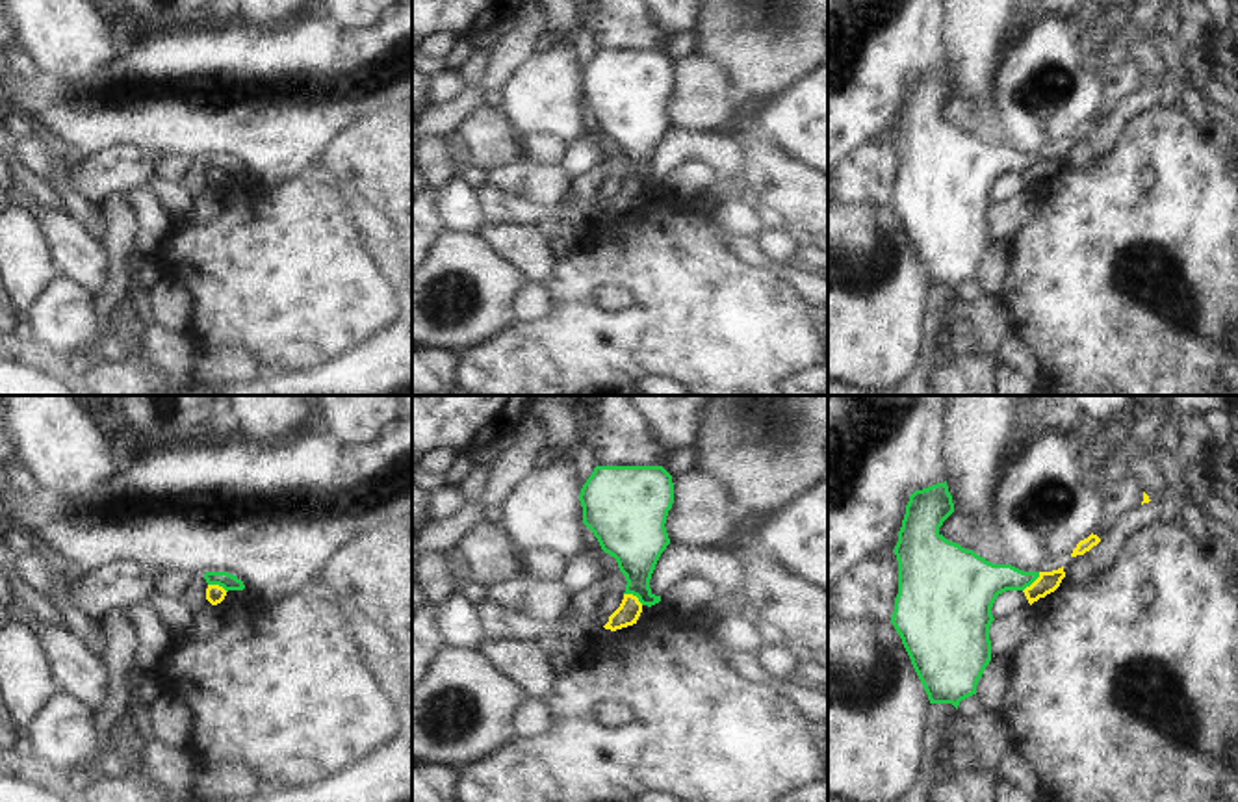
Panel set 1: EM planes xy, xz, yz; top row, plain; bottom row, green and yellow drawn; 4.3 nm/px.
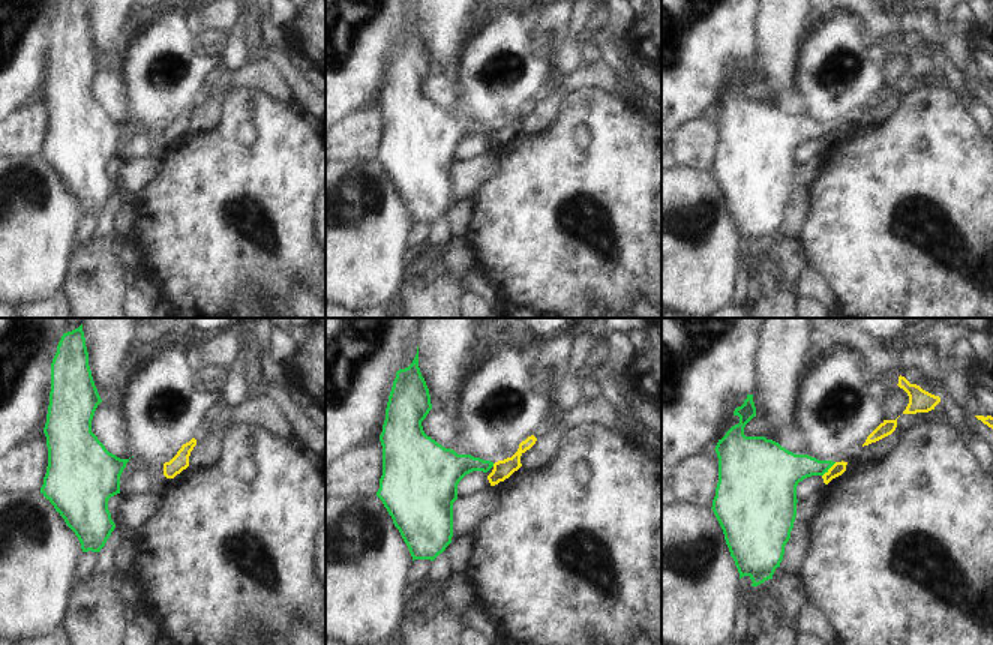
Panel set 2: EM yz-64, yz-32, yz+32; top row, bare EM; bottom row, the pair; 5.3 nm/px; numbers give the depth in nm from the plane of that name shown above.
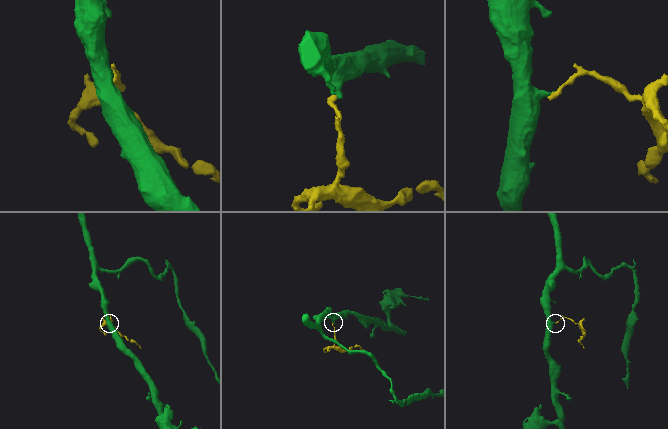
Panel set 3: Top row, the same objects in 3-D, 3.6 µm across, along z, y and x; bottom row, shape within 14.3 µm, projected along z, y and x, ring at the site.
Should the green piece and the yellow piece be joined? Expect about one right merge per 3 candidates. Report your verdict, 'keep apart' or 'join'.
keep apart

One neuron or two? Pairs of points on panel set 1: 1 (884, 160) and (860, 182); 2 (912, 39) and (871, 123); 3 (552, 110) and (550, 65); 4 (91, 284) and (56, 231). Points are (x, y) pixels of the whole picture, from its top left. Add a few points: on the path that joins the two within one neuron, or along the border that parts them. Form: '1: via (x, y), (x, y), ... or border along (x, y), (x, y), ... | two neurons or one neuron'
1: via (878, 166), (865, 179) | one neuron
2: via (891, 60), (871, 80), (871, 103) | one neuron
3: via (550, 99), (550, 77) | one neuron
4: via (90, 271), (69, 244) | one neuron

